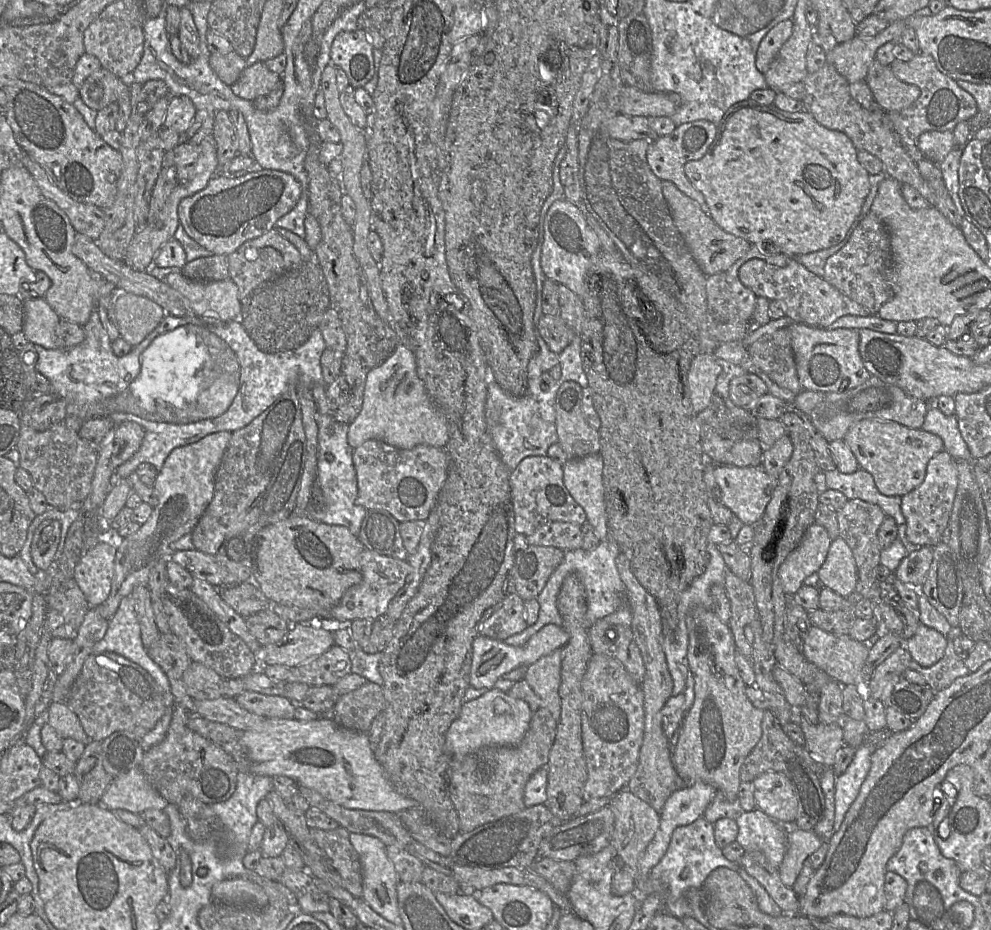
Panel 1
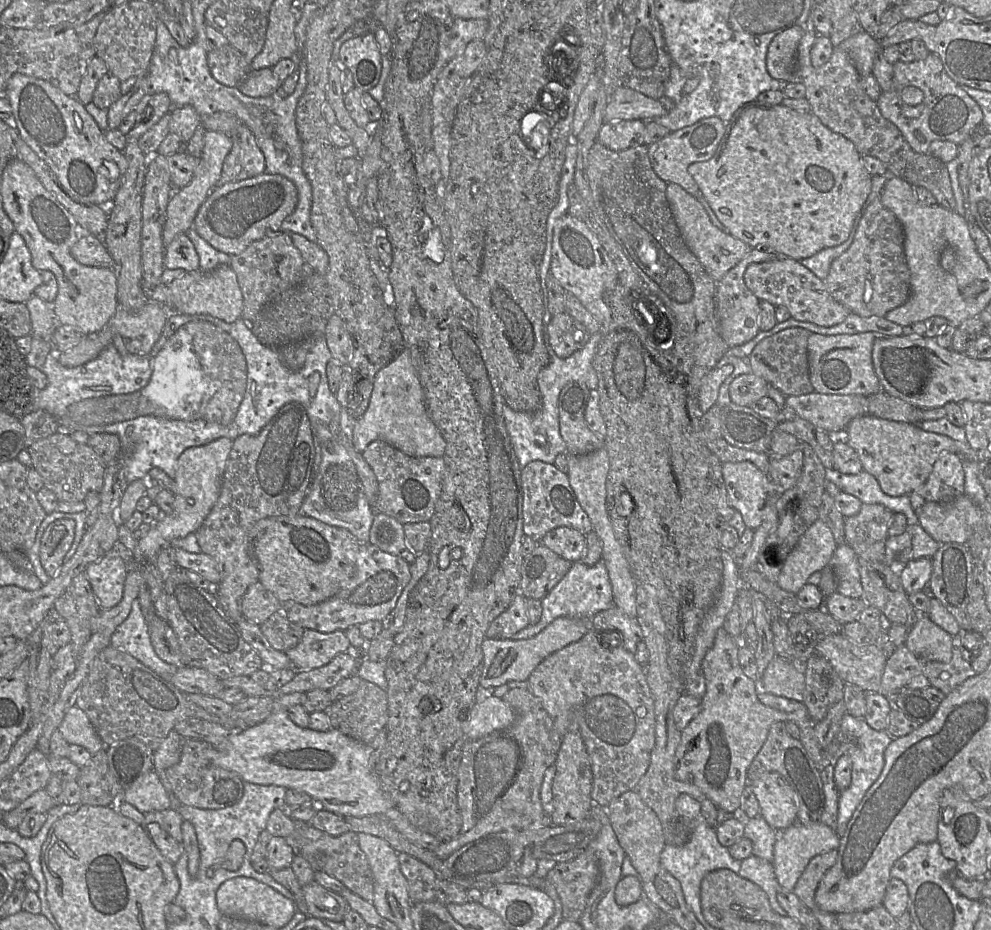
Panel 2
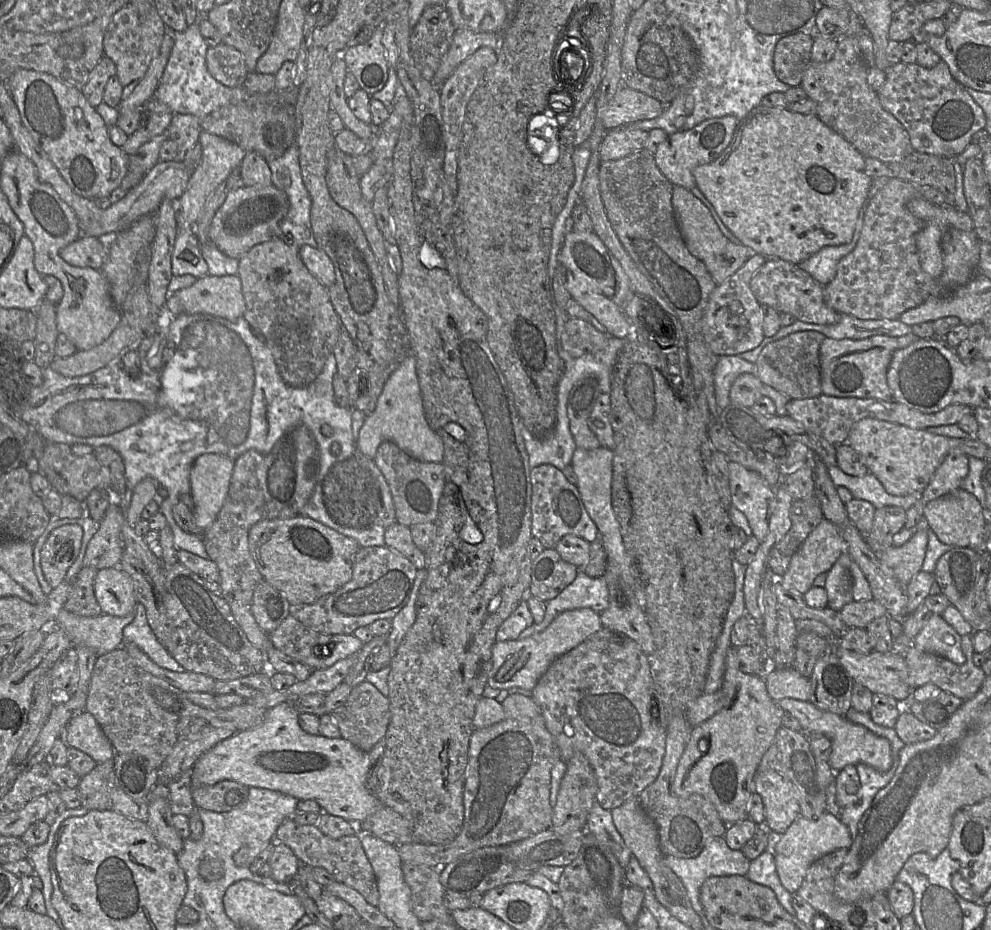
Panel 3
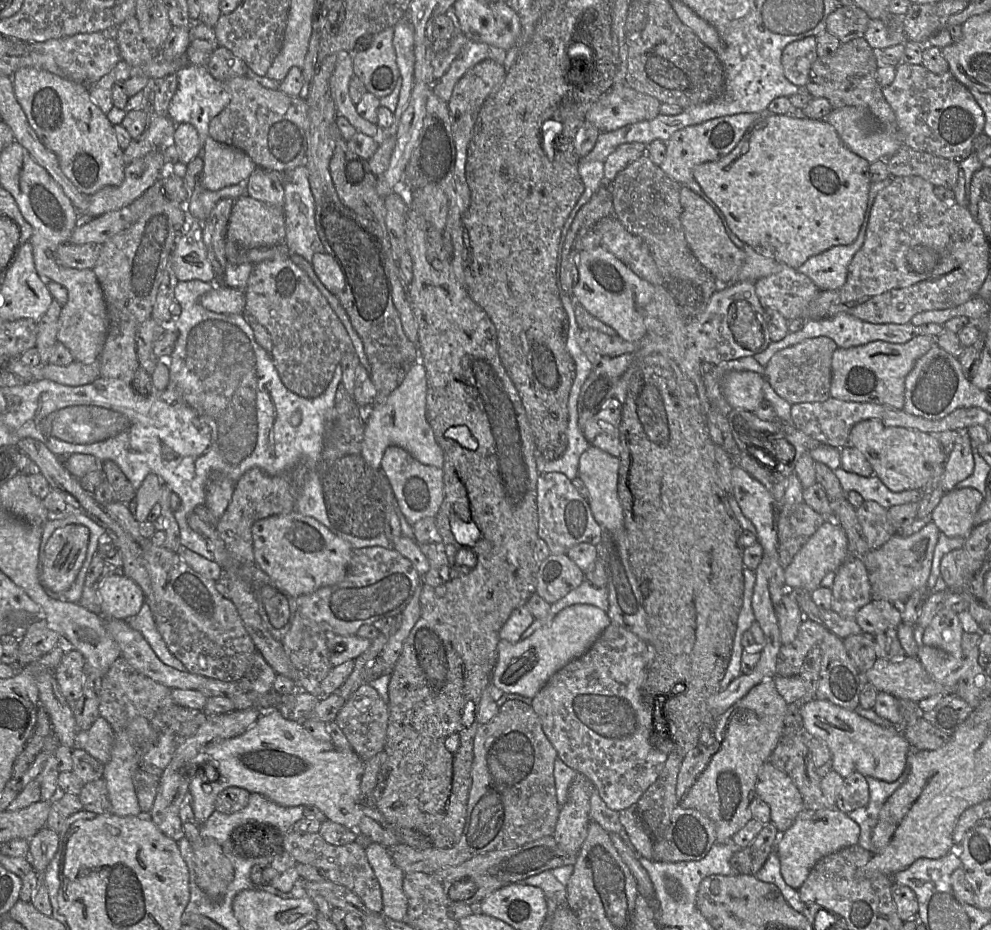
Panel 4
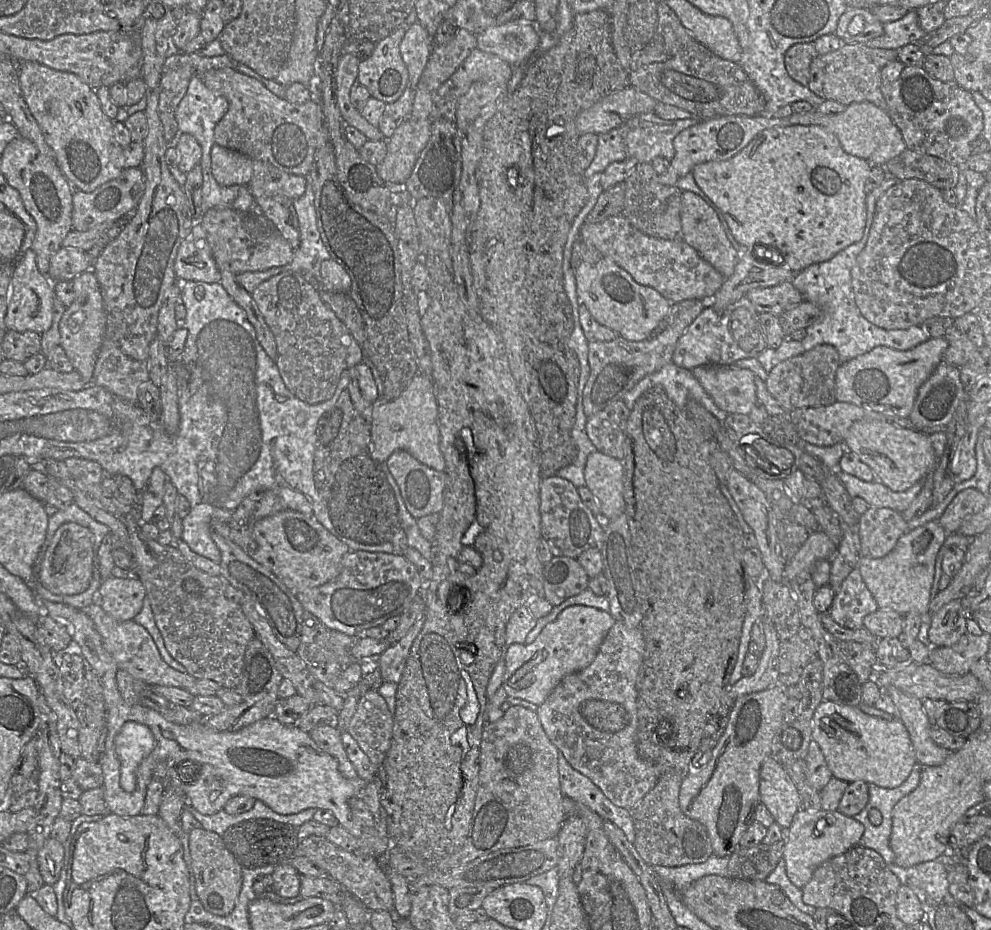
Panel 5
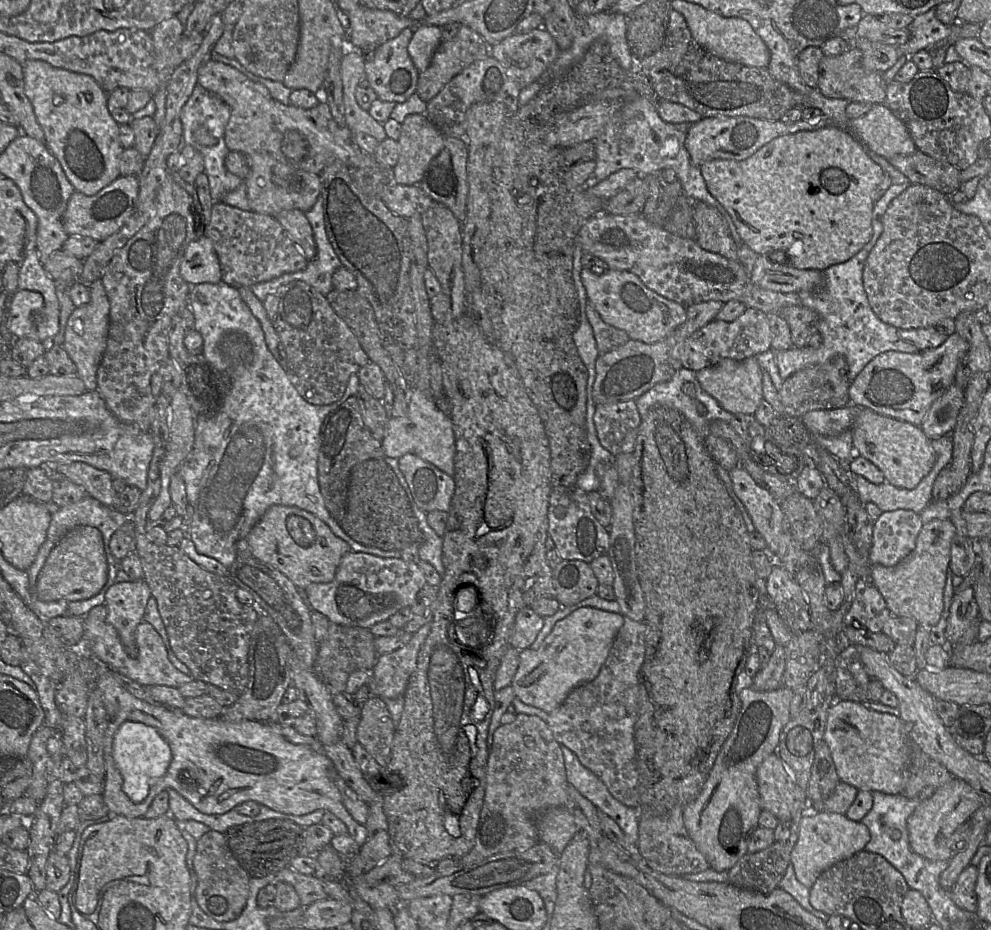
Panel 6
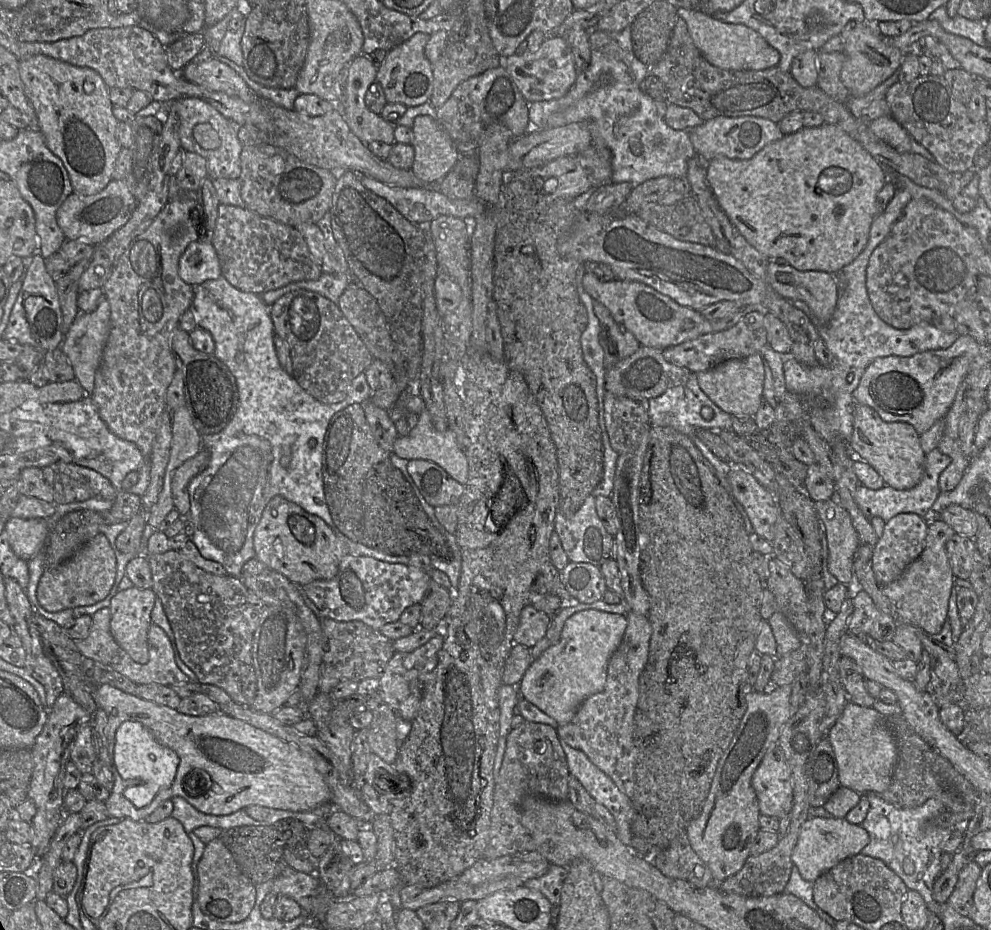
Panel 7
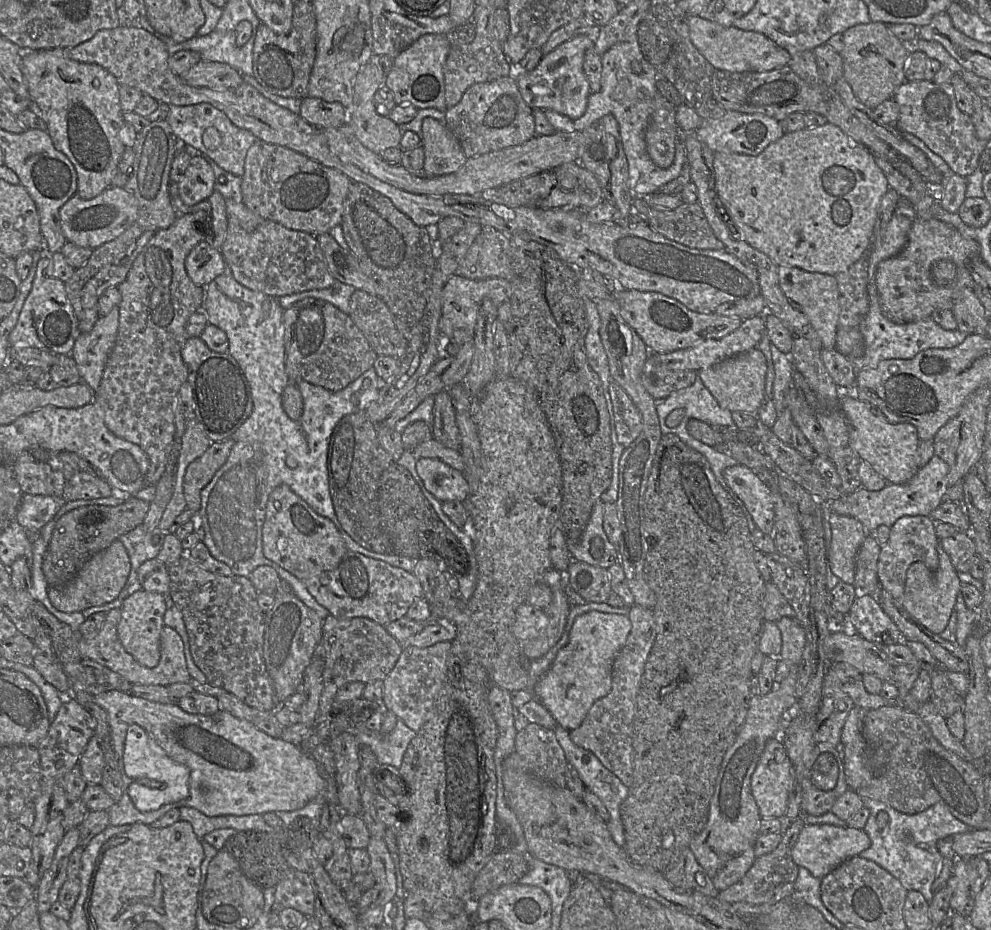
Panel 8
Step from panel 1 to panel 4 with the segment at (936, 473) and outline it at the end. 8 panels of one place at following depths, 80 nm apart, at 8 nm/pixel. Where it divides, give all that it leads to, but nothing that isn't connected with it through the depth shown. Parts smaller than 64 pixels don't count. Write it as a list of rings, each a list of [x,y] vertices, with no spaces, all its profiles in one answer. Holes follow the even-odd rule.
[[[962,430],[952,450],[947,454],[940,480],[945,493],[954,490],[958,483],[973,473],[973,445],[966,430]]]

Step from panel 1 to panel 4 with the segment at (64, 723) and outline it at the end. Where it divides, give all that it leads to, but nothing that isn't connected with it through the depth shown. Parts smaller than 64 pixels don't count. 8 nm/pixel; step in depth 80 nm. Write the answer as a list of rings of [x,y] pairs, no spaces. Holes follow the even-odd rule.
[[[101,716],[87,731],[78,731],[75,736],[75,748],[89,753],[101,764],[108,763],[114,746],[114,732],[110,724]]]

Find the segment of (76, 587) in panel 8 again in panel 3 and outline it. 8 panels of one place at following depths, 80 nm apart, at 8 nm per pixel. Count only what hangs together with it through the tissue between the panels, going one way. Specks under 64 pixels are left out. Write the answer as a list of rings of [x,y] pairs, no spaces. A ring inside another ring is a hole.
[[[78,524],[55,528],[45,541],[40,557],[44,576],[51,587],[58,586],[79,556],[83,529]]]

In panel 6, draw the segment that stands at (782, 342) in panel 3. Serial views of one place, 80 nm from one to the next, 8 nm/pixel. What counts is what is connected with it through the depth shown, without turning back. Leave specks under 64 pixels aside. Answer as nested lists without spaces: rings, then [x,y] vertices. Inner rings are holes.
[[[836,354],[826,363],[808,366],[783,380],[777,391],[784,413],[800,418],[806,412],[813,410],[838,409],[848,405],[848,371],[845,359]]]

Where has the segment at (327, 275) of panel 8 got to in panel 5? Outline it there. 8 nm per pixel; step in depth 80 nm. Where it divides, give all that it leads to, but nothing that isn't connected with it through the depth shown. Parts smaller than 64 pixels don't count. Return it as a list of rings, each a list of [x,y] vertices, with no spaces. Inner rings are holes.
[[[232,206],[216,207],[202,216],[200,224],[219,270],[237,275],[247,271],[282,267],[293,260],[295,249],[259,210],[241,212]]]

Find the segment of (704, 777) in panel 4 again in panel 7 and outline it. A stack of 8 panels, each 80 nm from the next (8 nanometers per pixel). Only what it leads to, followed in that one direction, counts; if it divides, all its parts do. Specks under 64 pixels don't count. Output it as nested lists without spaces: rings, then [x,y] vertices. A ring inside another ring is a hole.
[[[792,684],[770,686],[768,690],[763,692],[757,692],[754,689],[746,692],[746,711],[729,746],[718,761],[701,813],[686,828],[692,849],[707,864],[714,880],[718,882],[723,882],[731,875],[740,871],[746,859],[751,855],[753,840],[757,832],[761,829],[759,825],[759,804],[755,790],[751,784],[751,778],[767,750],[772,745],[778,743],[781,730],[794,711],[790,704],[791,693]]]

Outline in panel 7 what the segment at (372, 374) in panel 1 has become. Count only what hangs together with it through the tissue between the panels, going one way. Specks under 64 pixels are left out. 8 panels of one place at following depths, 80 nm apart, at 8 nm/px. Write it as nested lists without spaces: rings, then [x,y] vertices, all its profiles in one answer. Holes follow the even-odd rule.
[[[427,409],[417,415],[417,425],[409,435],[399,436],[395,440],[392,453],[406,460],[424,459],[432,461],[444,469],[449,476],[464,485],[468,480],[468,462],[457,442],[454,431],[450,428],[445,431],[436,430]]]

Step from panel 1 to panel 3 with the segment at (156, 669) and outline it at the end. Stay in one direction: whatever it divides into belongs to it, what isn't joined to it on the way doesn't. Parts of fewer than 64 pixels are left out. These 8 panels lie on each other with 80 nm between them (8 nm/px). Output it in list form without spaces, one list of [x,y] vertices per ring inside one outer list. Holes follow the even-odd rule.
[[[137,603],[133,612],[133,620],[123,629],[122,647],[128,643],[137,645],[158,666],[173,672],[185,669],[170,655],[152,631],[146,616],[145,607]]]

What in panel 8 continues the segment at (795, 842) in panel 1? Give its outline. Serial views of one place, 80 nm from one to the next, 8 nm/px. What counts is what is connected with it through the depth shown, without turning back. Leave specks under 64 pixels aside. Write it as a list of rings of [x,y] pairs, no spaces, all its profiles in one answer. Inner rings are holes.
[[[805,824],[792,849],[792,859],[798,867],[806,868],[814,877],[821,879],[845,860],[868,849],[870,845],[871,840],[864,829],[831,824]]]

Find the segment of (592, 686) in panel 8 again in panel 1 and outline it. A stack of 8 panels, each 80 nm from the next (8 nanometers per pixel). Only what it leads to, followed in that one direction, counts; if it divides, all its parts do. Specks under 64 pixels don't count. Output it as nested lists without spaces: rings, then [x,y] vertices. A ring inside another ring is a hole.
[[[556,624],[545,625],[521,647],[511,646],[504,641],[477,635],[472,643],[472,667],[469,685],[473,688],[490,689],[505,673],[521,666],[529,666],[556,649],[562,649],[568,639],[569,636],[565,628]]]

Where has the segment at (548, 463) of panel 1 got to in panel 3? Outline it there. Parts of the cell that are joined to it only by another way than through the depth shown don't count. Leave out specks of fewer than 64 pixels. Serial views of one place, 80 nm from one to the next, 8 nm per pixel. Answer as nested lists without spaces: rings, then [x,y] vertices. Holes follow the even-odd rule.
[[[542,464],[531,468],[530,479],[533,538],[538,539],[548,549],[554,549],[558,541],[569,534],[589,543],[599,540],[598,529],[585,509],[577,487],[566,479],[561,470],[549,464]]]

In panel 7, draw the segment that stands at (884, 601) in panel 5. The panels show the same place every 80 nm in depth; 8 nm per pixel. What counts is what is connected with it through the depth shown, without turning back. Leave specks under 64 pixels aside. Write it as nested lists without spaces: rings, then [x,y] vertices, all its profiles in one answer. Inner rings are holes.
[[[941,519],[928,525],[925,548],[894,582],[882,586],[891,601],[897,617],[931,634],[941,631],[948,613],[948,604],[954,584],[954,574],[946,551],[946,542],[955,534],[954,529]]]

